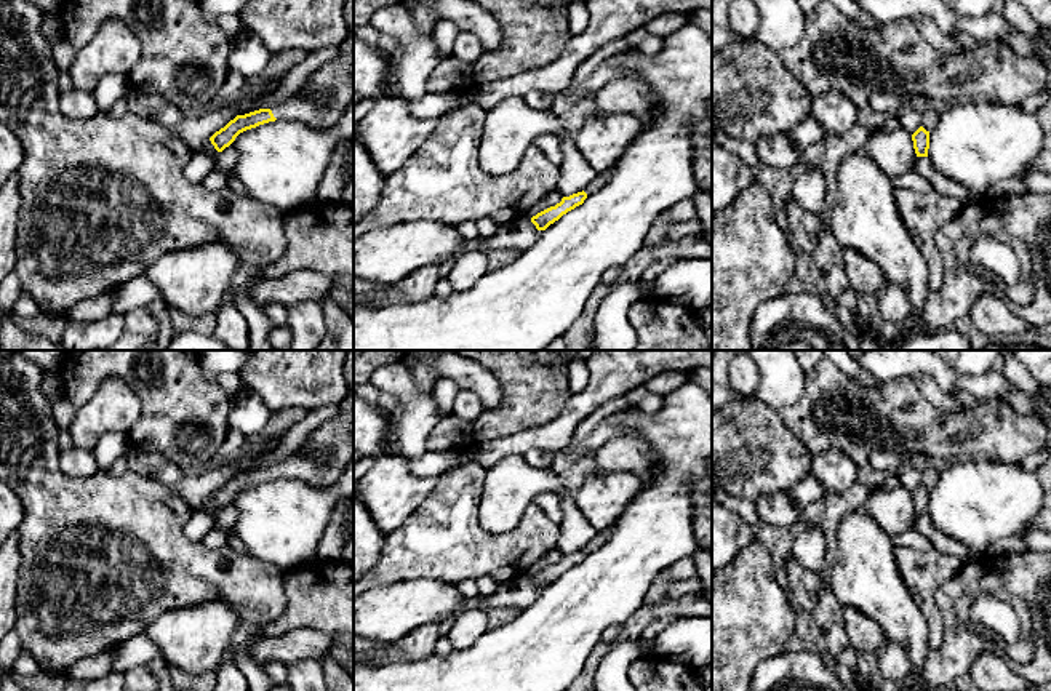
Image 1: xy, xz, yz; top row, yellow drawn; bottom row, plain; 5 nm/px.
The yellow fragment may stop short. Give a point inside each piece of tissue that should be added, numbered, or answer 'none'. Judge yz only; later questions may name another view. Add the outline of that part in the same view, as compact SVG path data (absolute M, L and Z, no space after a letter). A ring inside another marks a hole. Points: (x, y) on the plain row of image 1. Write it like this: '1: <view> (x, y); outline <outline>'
none

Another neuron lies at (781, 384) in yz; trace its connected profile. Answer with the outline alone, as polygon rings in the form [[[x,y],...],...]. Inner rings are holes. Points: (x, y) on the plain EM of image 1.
[[[749,350],[760,371],[755,398],[779,411],[797,403],[805,387],[805,369],[797,350]]]

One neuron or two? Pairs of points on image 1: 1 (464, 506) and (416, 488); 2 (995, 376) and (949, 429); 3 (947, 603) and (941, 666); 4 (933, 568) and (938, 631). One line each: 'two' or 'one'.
1: two
2: two
3: one
4: one

